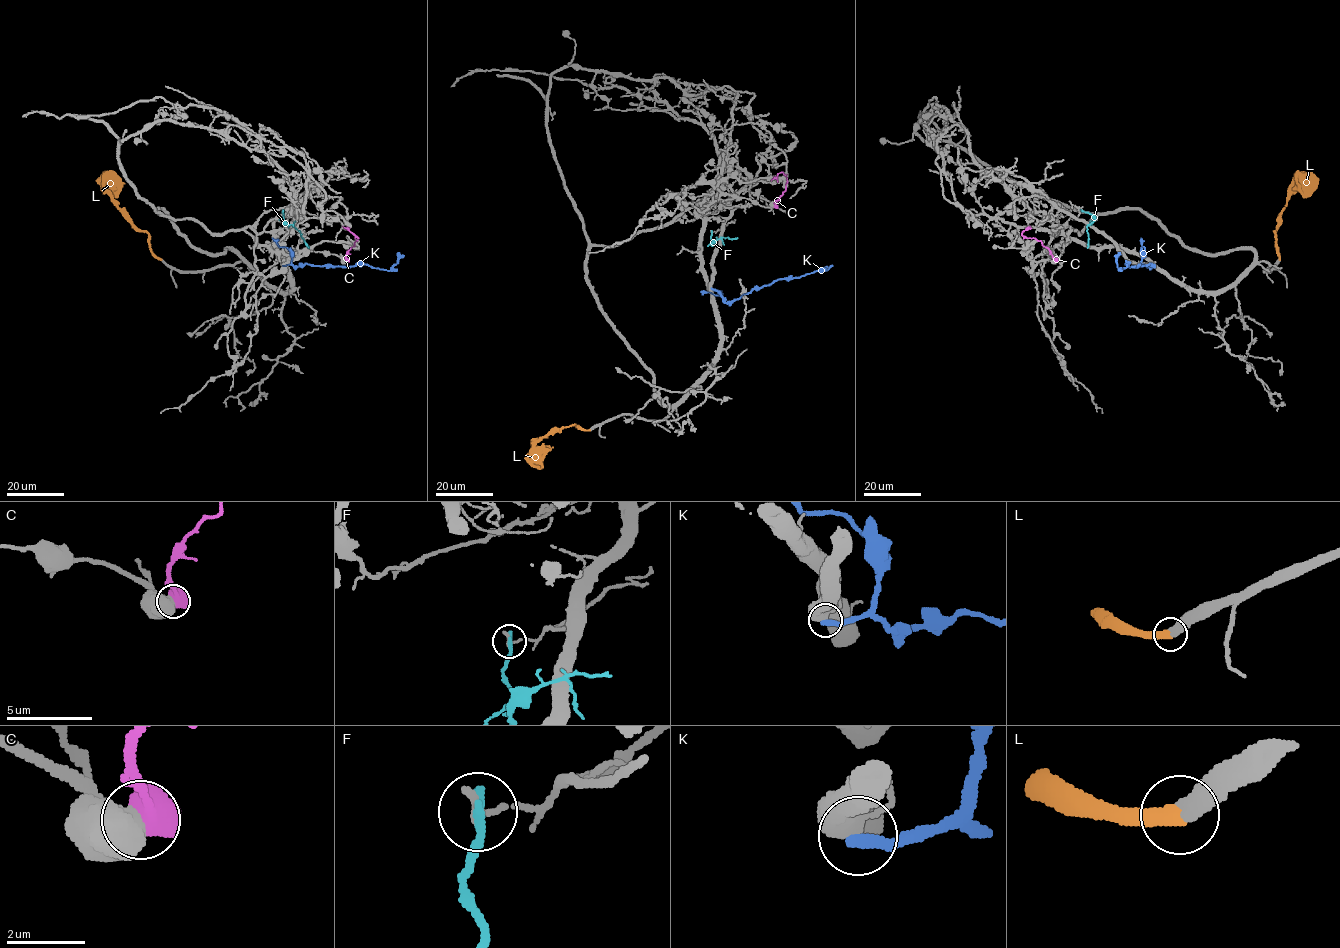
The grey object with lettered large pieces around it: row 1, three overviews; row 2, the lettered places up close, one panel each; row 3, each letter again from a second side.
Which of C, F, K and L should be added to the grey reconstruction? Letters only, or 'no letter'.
L

